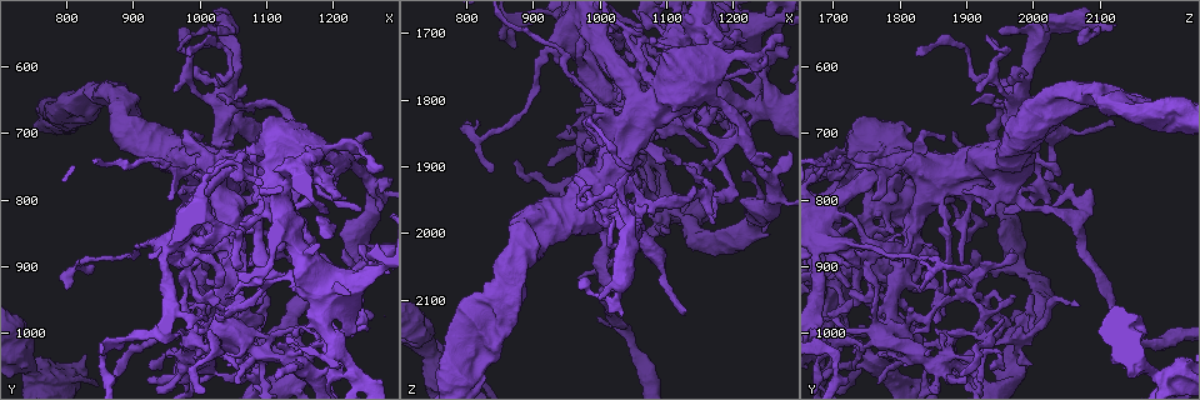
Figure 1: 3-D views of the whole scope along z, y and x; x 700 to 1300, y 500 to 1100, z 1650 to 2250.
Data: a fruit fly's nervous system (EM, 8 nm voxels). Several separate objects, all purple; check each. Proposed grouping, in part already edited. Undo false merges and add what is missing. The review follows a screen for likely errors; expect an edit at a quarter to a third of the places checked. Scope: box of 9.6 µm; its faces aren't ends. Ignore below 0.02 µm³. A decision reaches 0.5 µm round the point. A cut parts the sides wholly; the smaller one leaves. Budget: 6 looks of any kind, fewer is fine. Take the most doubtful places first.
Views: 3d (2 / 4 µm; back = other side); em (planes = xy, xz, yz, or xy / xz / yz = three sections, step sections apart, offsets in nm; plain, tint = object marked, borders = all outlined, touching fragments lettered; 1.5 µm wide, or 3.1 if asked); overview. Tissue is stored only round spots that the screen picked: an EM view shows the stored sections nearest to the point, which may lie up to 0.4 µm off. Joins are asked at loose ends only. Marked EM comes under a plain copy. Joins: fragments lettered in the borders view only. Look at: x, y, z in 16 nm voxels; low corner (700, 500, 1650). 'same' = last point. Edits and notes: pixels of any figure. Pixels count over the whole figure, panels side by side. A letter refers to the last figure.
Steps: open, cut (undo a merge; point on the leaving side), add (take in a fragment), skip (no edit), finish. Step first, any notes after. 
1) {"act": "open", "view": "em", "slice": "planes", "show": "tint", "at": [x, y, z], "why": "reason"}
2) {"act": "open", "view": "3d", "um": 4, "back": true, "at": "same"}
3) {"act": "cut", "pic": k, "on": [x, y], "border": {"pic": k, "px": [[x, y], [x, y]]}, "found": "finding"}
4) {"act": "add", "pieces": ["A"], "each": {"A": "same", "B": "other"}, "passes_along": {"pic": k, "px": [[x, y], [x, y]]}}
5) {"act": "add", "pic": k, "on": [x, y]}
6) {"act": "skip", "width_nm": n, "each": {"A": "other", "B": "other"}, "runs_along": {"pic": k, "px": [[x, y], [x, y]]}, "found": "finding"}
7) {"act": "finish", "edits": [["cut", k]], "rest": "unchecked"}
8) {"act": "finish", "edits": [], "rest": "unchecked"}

{"act": "open", "view": "3d", "um": 4, "at": [970, 860, 1690], "why": "thick turns thin"}

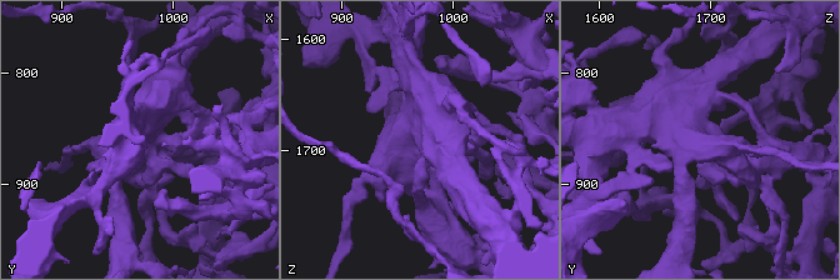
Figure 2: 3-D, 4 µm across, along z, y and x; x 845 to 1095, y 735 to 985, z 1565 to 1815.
{"act": "open", "view": "em", "um": 3.1, "slice": "planes", "show": "tint", "at": [970, 860, 1690]}

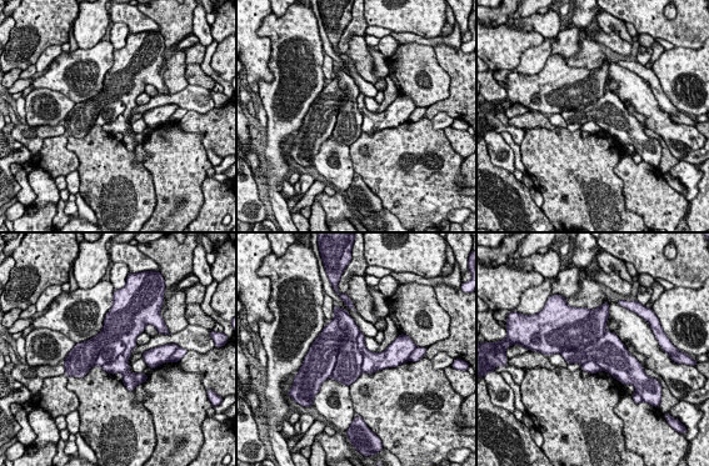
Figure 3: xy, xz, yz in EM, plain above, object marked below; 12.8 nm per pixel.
{"act": "open", "view": "em", "um": 3.1, "slice": "planes", "show": "borders", "at": "same", "why": "what lies round it"}

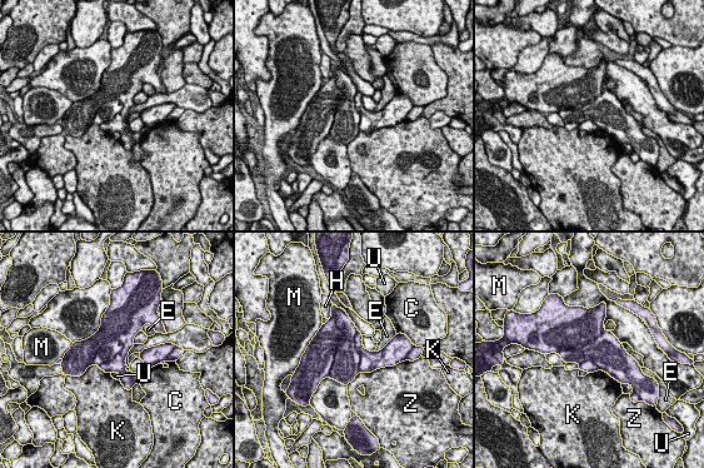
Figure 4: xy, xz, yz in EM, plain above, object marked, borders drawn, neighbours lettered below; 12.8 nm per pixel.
{"act": "skip", "longest_contact_nm": ["Z", 600], "each": {"C": "other", "E": "other", "H": "other", "K": "other", "M": "other", "U": "other", "Z": "other"}, "border": {"pic": 4, "px": [[389, 366], [360, 372], [346, 387]]}, "found": "continuous, no second neuron"}

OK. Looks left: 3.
{"act": "open", "view": "em", "slice": "xz", "step": 8, "show": "borders", "at": [1020, 755, 1840], "why": "calibre changes"}

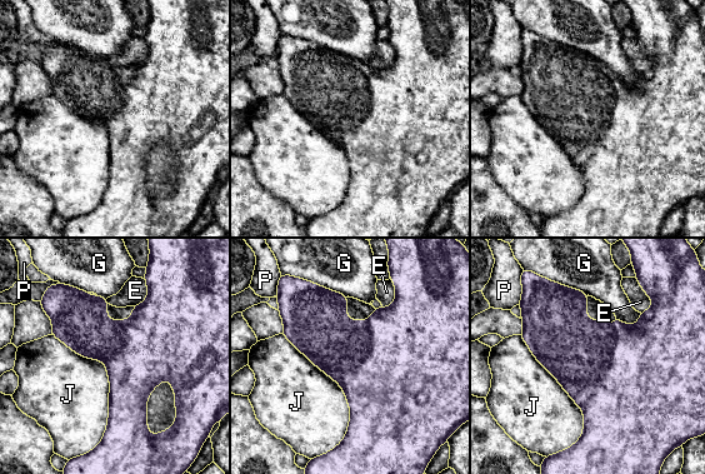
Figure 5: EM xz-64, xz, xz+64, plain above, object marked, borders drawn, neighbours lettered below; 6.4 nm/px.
{"act": "skip", "longest_contact_nm": ["J", 750], "each": {"E": "other", "G": "other", "J": "other", "P": "other"}, "border": {"pic": 5, "px": [[51, 334], [105, 365], [105, 433]]}, "found": "continuous, no second neuron"}

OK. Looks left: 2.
{"act": "open", "view": "em", "slice": "planes", "show": "tint", "at": [1040, 940, 1730], "why": "free end"}

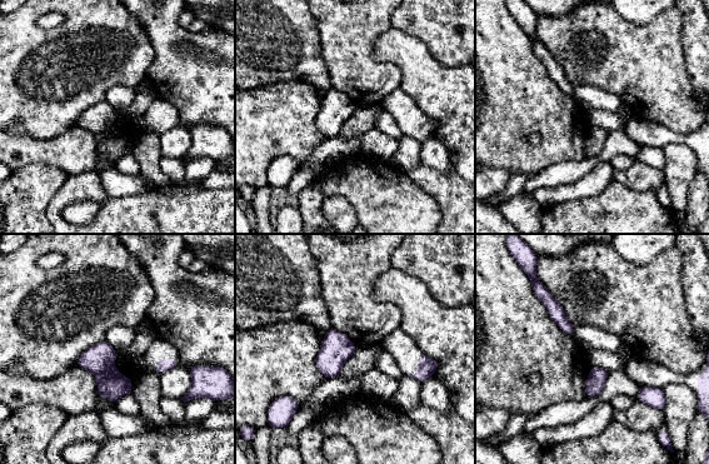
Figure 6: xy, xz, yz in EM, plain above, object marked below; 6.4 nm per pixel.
{"act": "open", "view": "em", "slice": "planes", "show": "borders", "at": "same", "why": "what lies round it"}

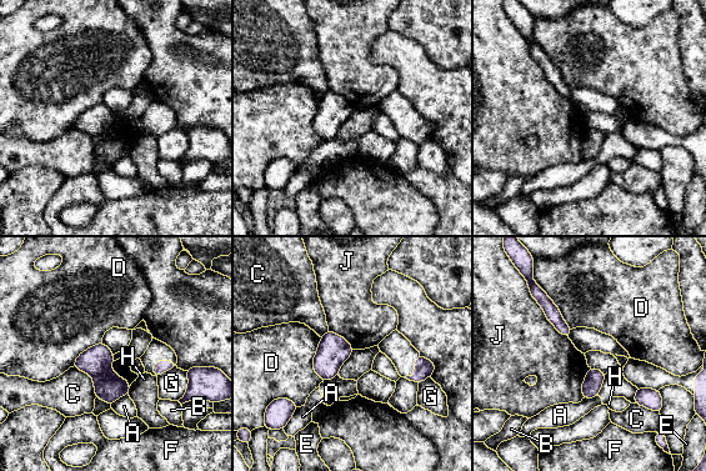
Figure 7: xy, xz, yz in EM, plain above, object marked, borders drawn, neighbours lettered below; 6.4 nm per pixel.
{"act": "skip", "longest_contact_nm": ["J", 340], "each": {"A": "other", "B": "other", "C": "other", "D": "other", "E": "other", "F": "other", "G": "other", "H": "other", "J": "other"}, "border": {"pic": 7, "px": [[185, 370], [218, 367], [231, 382]]}, "found": "no lettered fragment goes on from it"}

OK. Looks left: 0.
{"act": "finish", "edits": [], "rest": "unchecked"}

